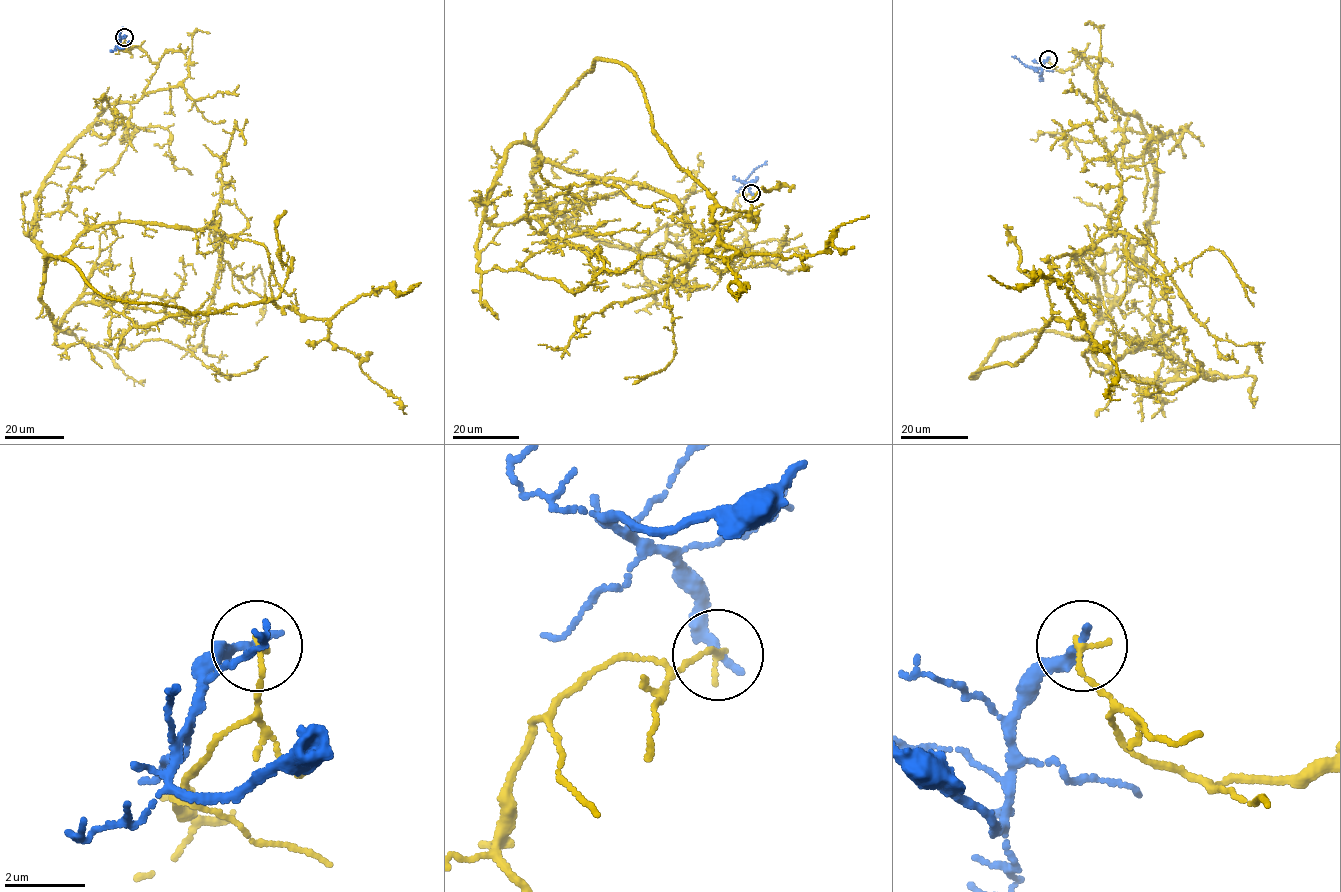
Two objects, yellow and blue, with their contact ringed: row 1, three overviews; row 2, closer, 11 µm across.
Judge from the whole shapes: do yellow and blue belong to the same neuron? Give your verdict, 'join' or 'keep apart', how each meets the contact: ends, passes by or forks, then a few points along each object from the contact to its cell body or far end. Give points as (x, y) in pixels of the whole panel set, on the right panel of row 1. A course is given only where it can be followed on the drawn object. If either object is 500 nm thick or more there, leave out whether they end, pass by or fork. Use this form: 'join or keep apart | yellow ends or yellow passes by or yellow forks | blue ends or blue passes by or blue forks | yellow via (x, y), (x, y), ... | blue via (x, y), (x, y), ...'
keep apart | yellow ends | blue ends | yellow via (1048, 59), (1084, 58), (1140, 117), (1145, 259), (1088, 334), (1017, 333), (969, 377), (1079, 318), (1119, 400) | blue via (1048, 59), (1039, 69), (1011, 57)

